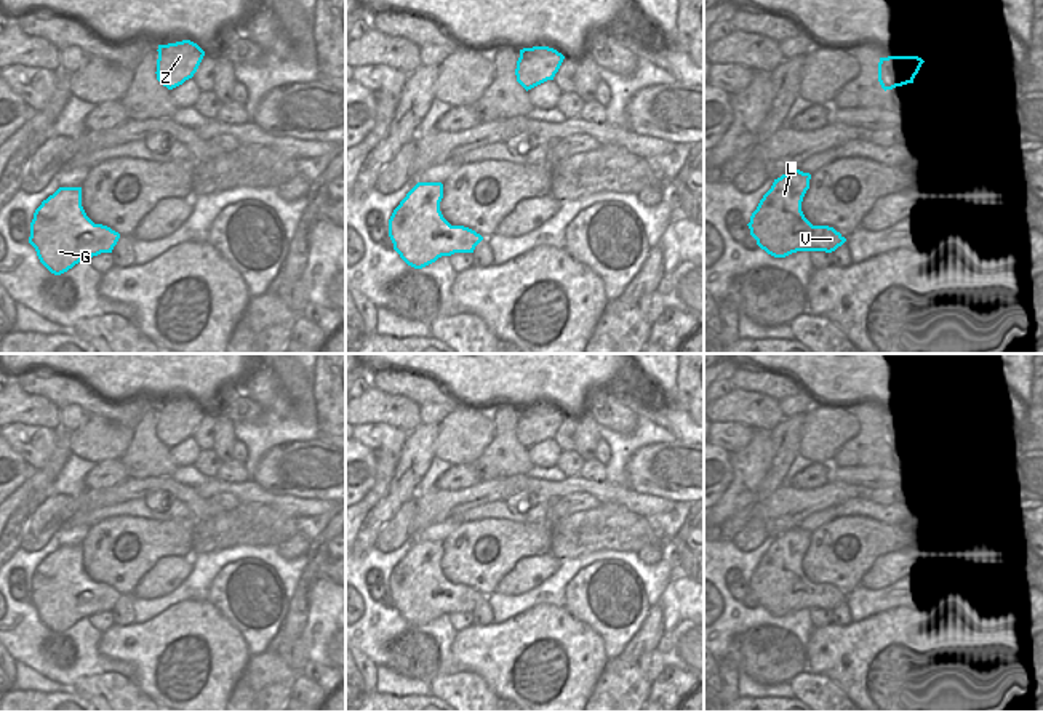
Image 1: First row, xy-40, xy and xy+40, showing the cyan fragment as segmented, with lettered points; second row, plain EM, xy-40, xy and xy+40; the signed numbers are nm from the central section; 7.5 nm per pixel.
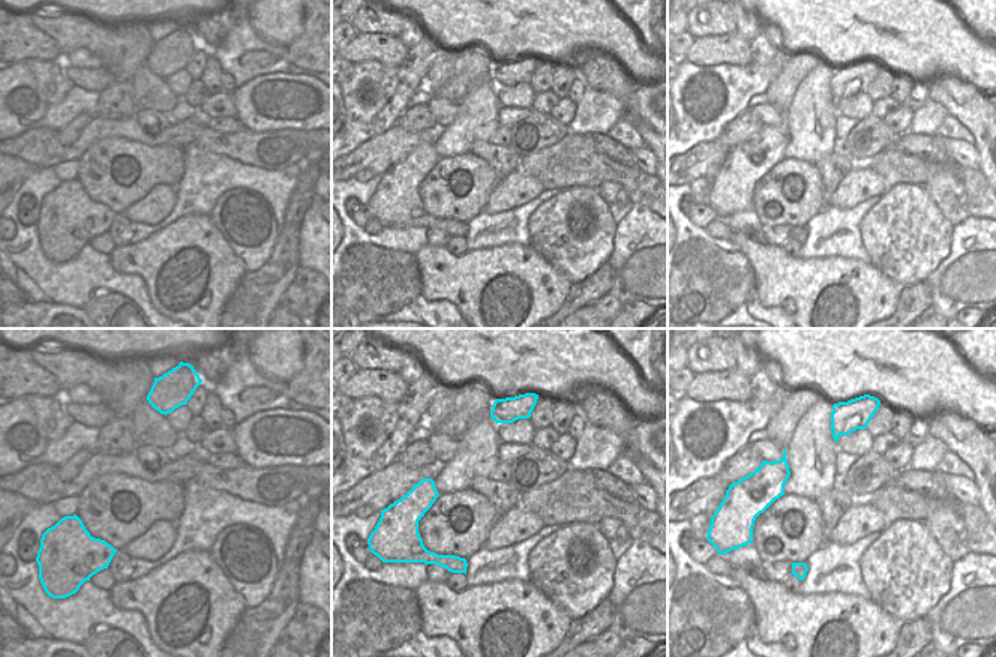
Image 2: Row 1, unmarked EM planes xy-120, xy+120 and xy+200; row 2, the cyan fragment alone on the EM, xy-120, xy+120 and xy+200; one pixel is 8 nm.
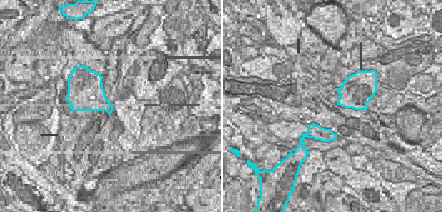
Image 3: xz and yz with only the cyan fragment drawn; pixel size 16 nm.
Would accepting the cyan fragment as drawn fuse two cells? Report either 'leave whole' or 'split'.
leave whole

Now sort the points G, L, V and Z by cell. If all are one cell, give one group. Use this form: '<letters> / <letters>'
G L V Z

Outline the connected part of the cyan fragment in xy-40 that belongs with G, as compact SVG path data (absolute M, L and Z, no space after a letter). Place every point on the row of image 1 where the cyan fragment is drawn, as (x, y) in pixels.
M59 187L42 202L30 222L29 243L40 262L61 275L101 253L112 253L120 234L94 224L82 206L82 187Z

